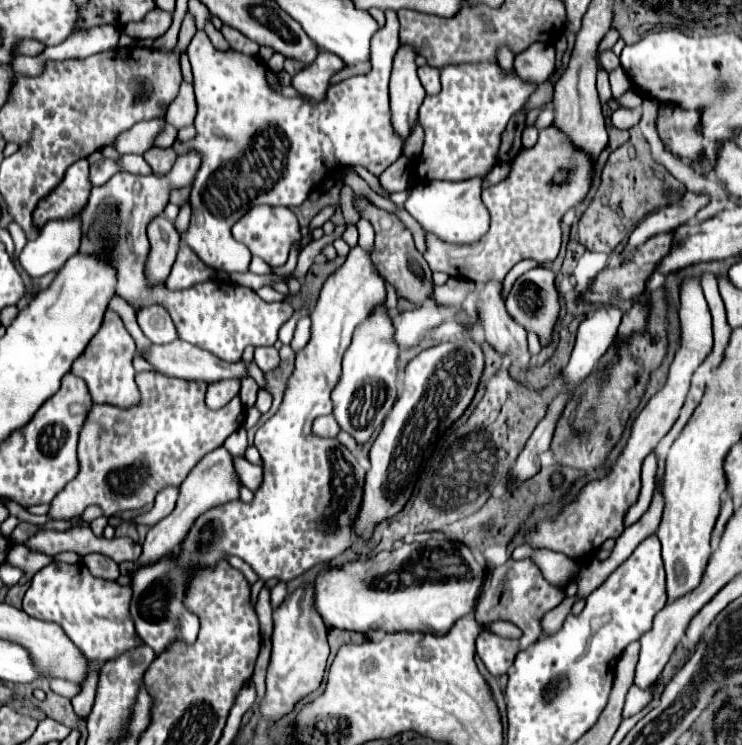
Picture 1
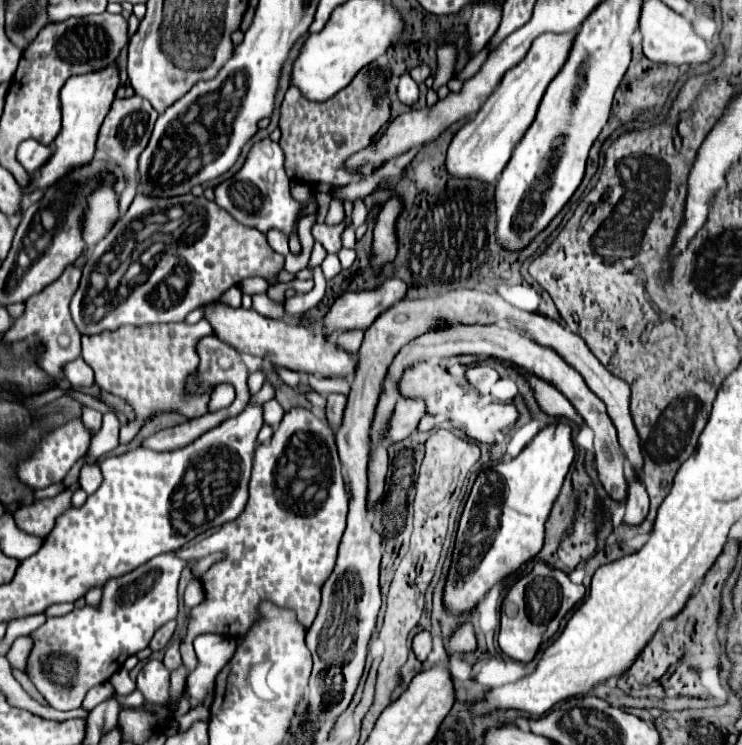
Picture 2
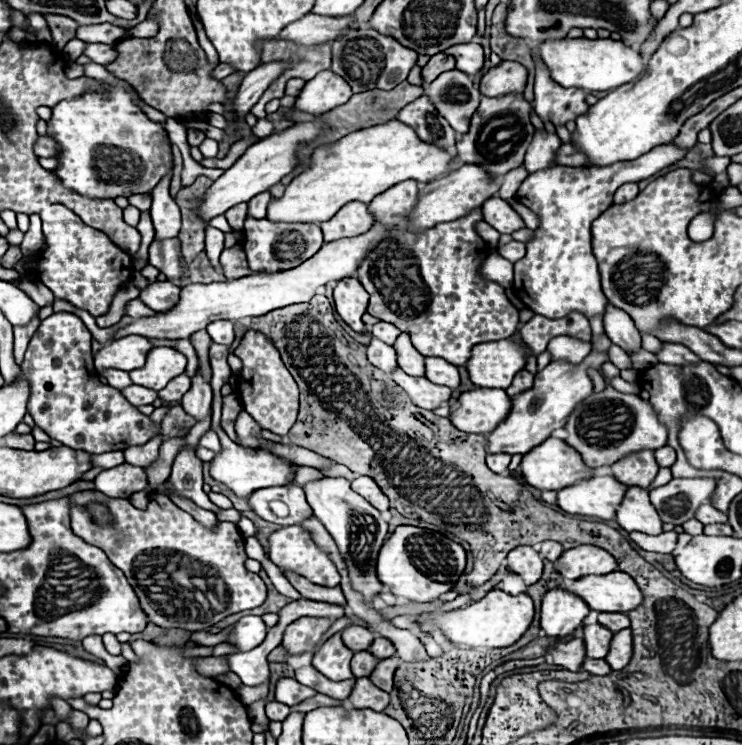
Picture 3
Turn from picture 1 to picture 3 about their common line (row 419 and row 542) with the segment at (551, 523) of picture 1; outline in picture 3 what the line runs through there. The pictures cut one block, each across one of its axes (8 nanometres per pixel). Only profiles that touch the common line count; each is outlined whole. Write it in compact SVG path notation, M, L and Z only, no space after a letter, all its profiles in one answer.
M664 532L660 536L648 536L648 534L630 534L630 540L636 542L642 550L658 552L658 554L670 554L676 548L678 534L676 532Z

